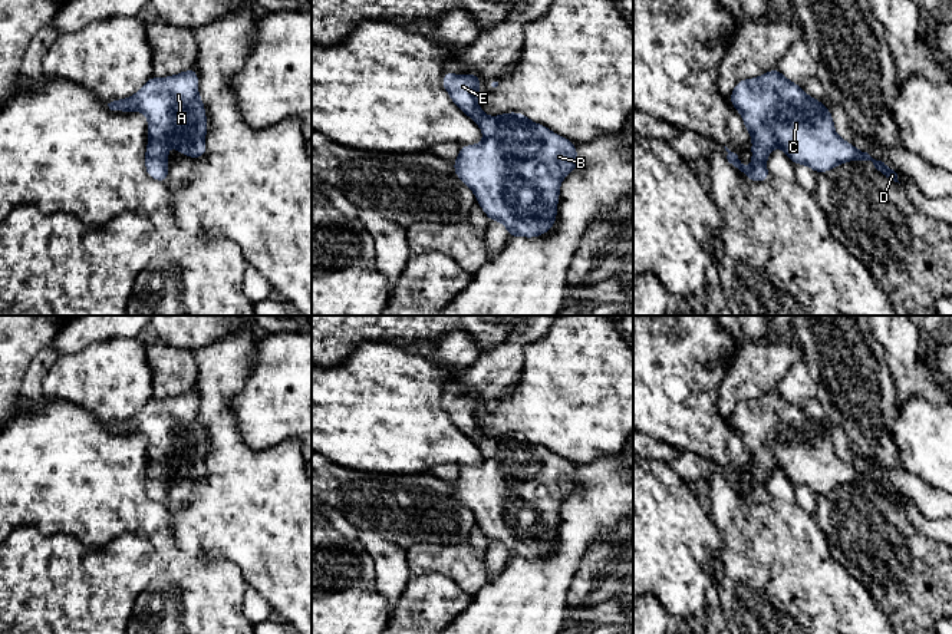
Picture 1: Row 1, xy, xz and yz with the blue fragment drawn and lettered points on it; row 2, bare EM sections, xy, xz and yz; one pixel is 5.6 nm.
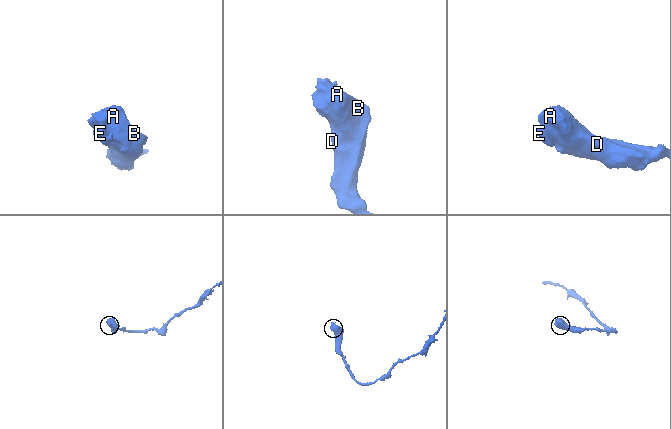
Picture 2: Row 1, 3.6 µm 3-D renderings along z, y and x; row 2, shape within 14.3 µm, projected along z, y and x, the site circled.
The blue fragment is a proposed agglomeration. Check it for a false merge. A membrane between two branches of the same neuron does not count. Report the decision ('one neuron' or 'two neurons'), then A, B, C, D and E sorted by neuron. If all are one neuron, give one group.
one neuron; groups A B C D E

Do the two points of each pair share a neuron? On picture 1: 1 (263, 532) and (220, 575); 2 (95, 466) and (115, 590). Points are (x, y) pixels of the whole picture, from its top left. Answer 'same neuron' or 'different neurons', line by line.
1: different neurons
2: different neurons

